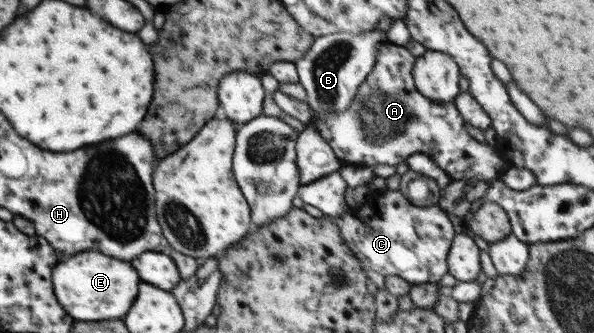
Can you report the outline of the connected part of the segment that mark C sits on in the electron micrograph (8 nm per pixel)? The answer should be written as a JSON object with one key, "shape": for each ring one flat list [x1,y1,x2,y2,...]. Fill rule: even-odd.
{"shape":[[386,189,380,193,369,192,361,207,350,208,343,216,332,218,331,221,338,226,340,235,365,271,372,269,385,278,387,275,396,275,414,285,428,282,438,285,440,279,449,272,447,257,456,231,447,212,440,209,438,205,418,207,410,203,410,200,404,197,399,189]]}

